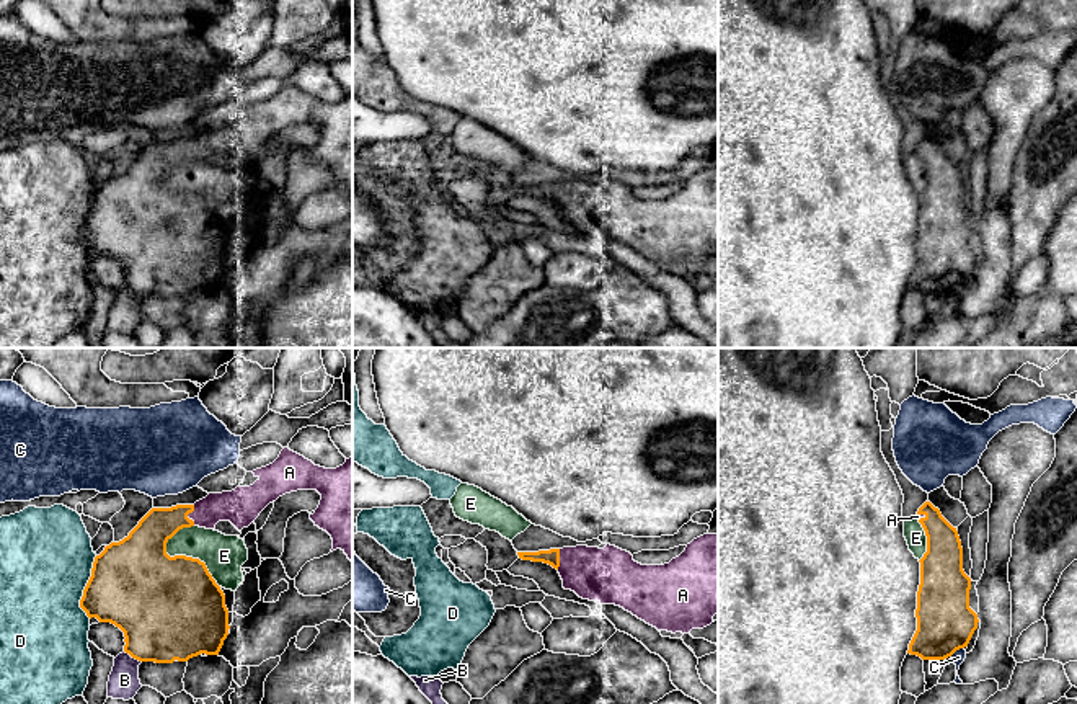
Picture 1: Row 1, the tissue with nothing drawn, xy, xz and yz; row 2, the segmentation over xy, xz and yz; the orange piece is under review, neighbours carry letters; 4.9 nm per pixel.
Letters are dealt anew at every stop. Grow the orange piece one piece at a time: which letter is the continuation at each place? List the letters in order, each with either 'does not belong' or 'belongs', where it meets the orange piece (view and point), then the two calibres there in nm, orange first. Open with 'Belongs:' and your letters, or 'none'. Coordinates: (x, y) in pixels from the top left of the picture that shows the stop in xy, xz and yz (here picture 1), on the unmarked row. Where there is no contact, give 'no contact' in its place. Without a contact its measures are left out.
Belongs: A
A: belongs | xy (188, 147) | 190/160 nm
B: does not belong | xy (132, 291) | 420/150 nm
C: does not belong | yz (957, 283) | 280/70 nm
D: does not belong | xy (85, 221) | 440/460 nm
E: does not belong | xy (188, 191) | 480/200 nm

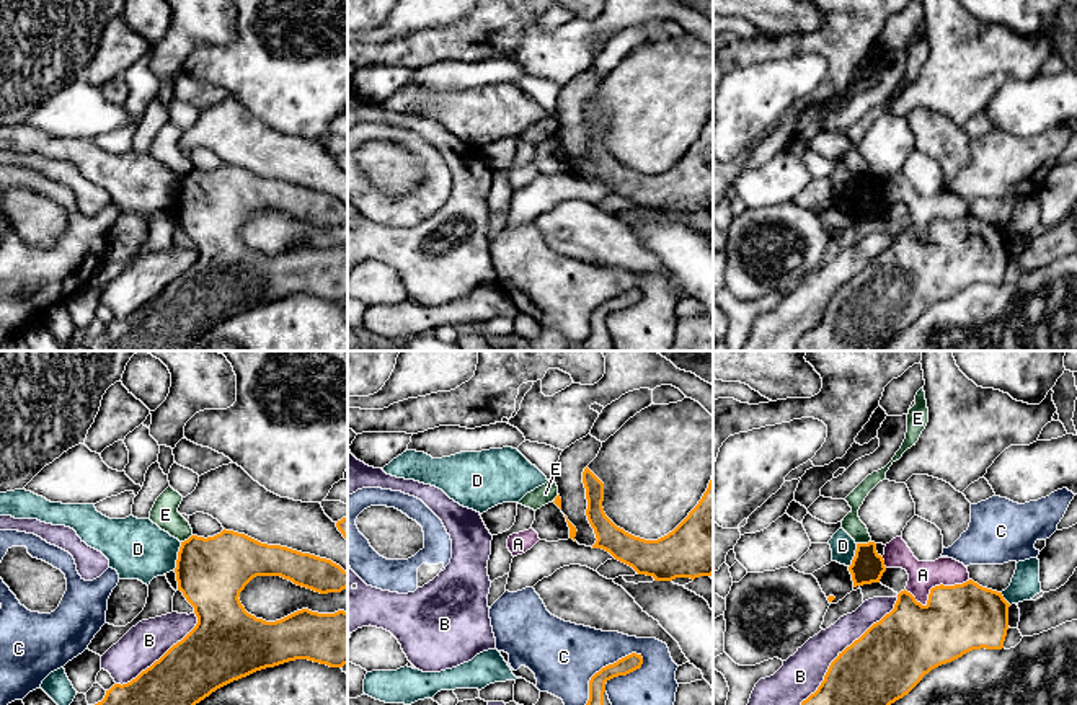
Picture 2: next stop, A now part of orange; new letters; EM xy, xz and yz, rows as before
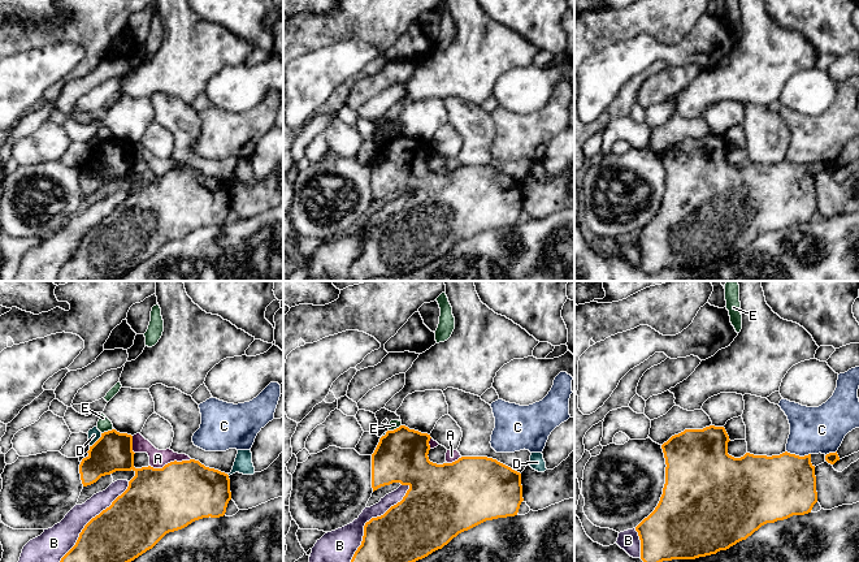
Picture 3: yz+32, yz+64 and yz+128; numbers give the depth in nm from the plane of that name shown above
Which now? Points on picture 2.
Belongs: none
A: does not belong | yz (932, 222) | 340/140 nm
B: does not belong | yz (839, 289) | 360/200 nm
C: does not belong | xz (596, 307) | 100/340 nm
D: does not belong | xy (178, 190) | 340/300 nm
E: does not belong | yz (864, 178) | 160/90 nm

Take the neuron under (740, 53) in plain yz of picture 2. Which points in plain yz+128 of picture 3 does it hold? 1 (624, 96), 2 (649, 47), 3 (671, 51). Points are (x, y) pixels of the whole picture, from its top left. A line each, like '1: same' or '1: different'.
1: same
2: different
3: different

